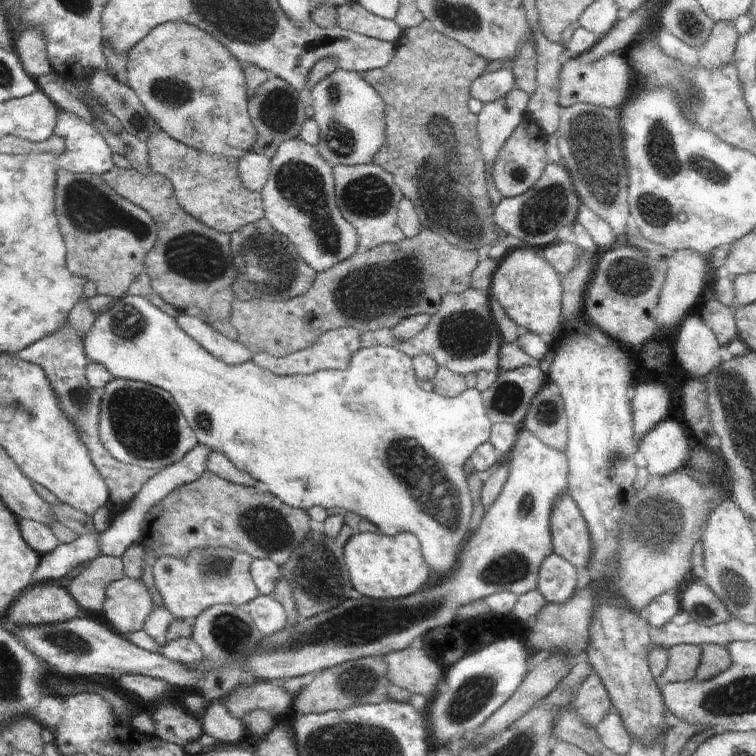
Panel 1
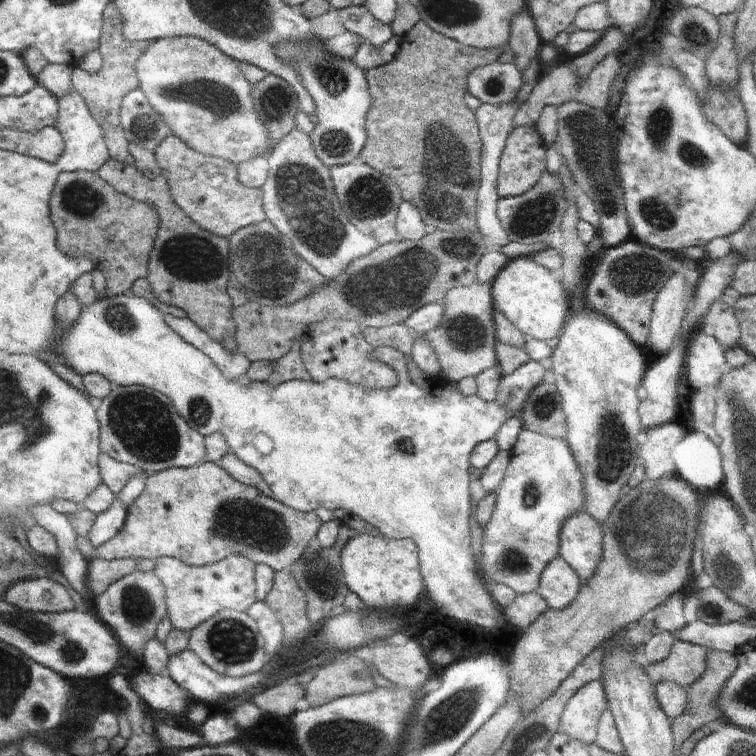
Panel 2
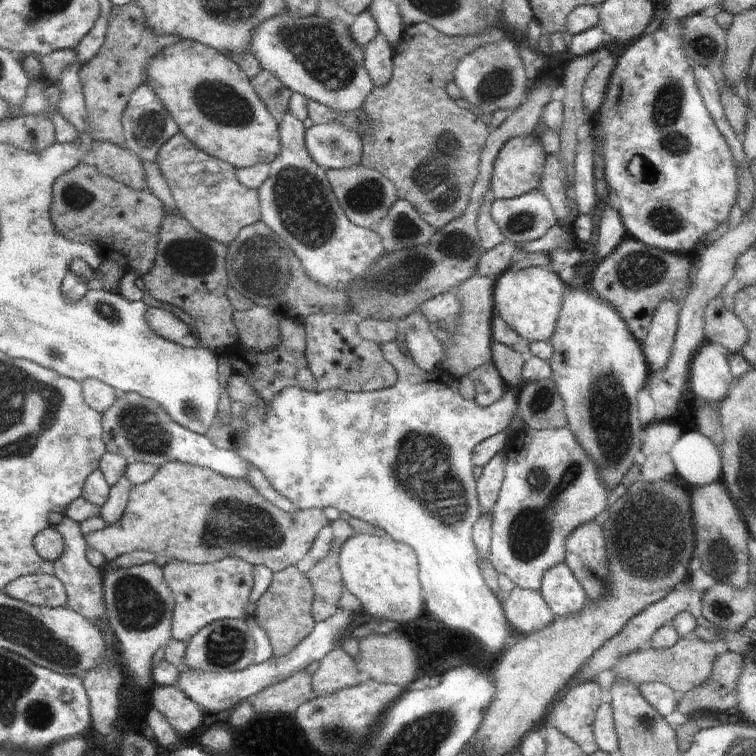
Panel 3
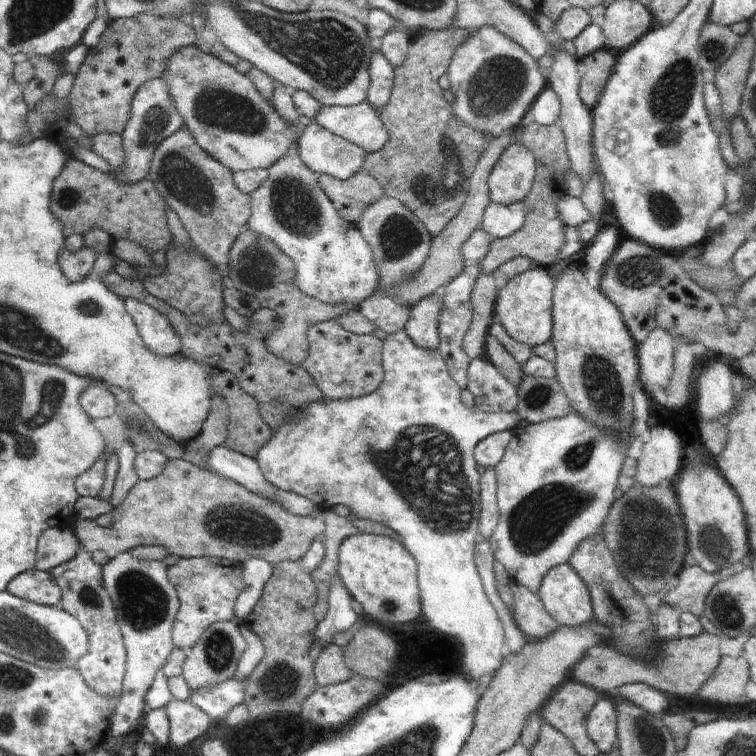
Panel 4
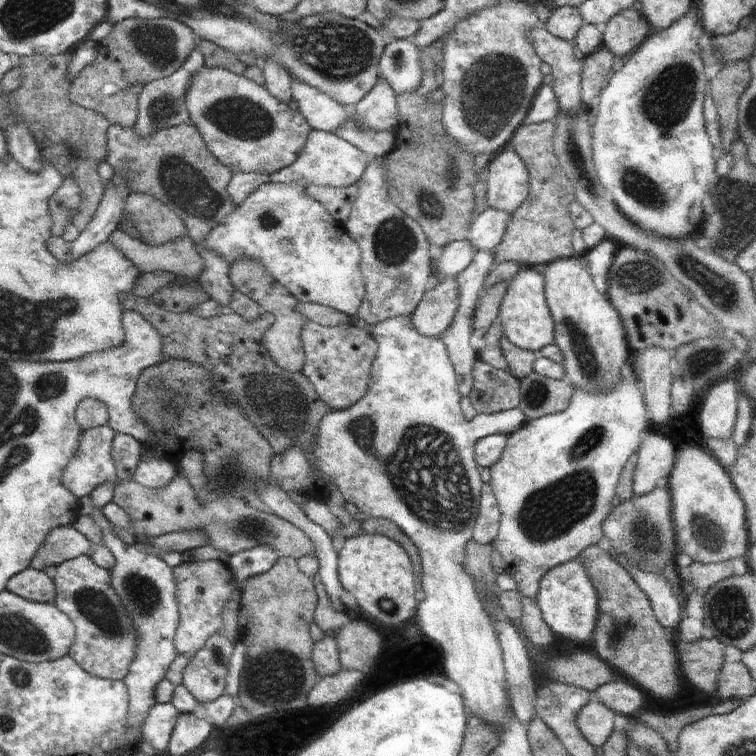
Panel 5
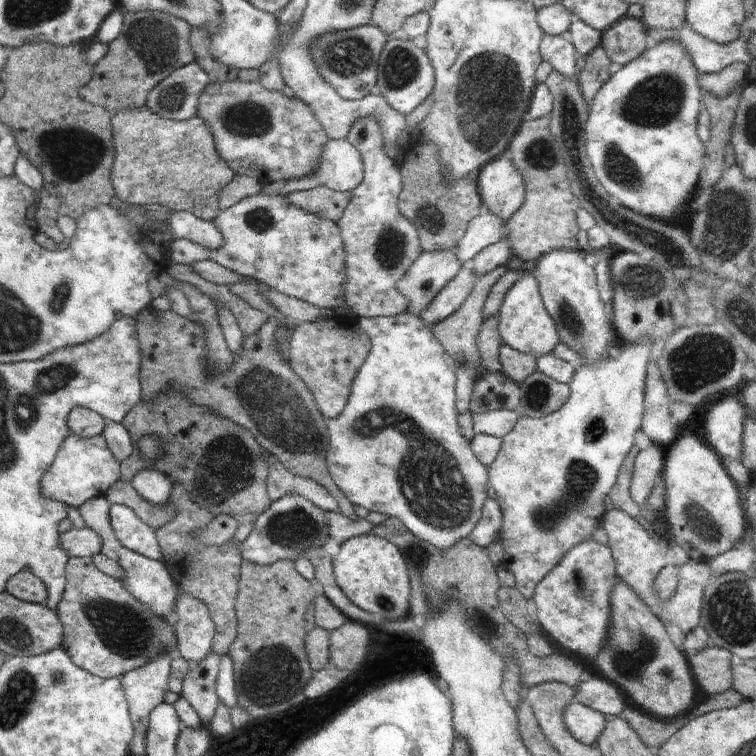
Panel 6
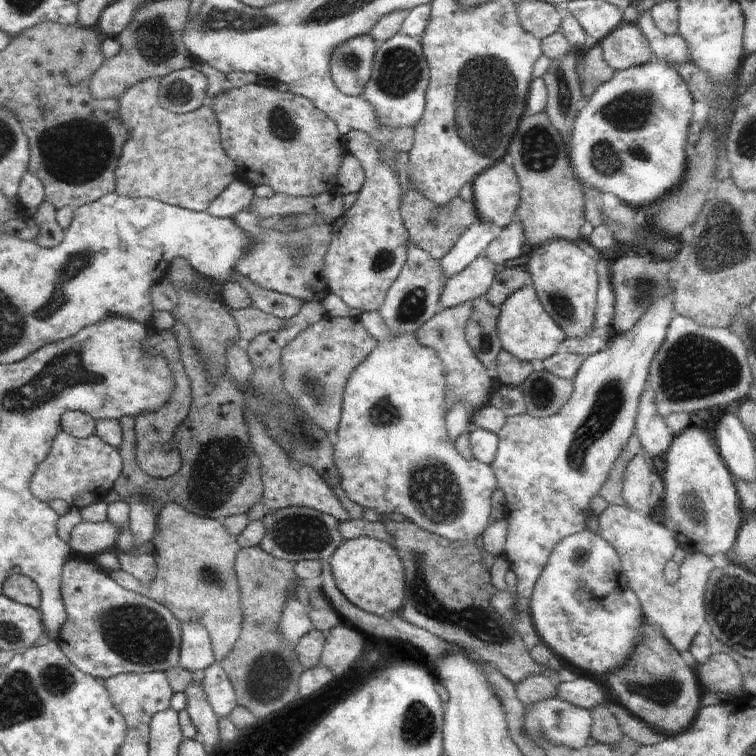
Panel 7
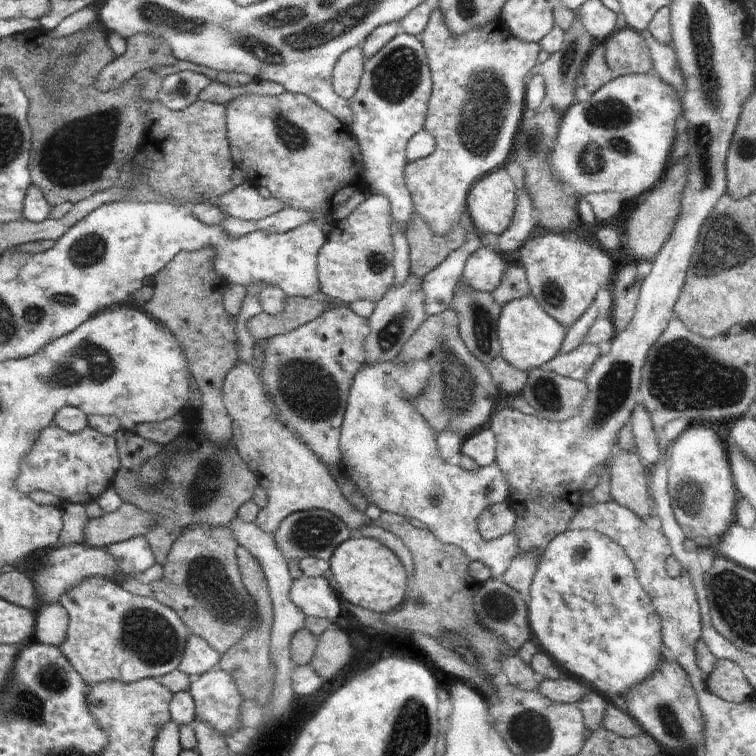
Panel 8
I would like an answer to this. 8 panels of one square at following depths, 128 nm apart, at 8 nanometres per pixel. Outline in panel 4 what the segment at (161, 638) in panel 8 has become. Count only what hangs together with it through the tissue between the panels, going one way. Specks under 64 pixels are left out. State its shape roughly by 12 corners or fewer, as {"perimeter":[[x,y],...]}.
{"perimeter":[[81,548],[50,574],[88,634],[76,662],[92,690],[121,694],[126,646],[102,566]]}

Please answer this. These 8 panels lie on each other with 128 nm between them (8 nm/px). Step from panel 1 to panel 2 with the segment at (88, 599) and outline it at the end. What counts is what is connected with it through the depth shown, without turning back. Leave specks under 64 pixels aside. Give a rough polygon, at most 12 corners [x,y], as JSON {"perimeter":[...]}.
{"perimeter":[[133,558],[89,560],[89,592],[108,585],[136,570]]}

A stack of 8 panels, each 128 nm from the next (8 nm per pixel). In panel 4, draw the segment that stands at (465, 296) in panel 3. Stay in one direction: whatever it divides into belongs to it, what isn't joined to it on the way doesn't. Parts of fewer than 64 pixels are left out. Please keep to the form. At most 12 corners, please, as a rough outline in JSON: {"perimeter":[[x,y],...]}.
{"perimeter":[[484,274],[474,288],[474,318],[464,336],[471,360],[485,357],[503,281]]}

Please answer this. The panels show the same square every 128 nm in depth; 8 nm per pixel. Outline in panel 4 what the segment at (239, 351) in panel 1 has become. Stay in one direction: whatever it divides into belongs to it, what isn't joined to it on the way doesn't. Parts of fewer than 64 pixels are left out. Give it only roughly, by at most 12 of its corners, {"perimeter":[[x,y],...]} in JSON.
{"perimeter":[[123,302],[152,356],[180,353],[180,338],[144,302]]}

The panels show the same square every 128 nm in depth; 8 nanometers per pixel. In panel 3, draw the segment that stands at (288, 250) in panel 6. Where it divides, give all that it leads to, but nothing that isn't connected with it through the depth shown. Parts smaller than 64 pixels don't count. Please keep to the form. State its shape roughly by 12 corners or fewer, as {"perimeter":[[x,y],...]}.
{"perimeter":[[288,110],[261,221],[346,292],[385,252],[347,219]]}

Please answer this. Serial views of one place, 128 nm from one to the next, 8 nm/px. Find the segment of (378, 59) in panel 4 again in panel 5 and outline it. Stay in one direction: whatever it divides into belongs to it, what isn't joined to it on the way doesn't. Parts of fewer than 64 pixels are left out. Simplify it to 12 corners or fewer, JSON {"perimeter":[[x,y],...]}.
{"perimeter":[[382,75],[351,107],[361,127],[394,132],[395,92]]}

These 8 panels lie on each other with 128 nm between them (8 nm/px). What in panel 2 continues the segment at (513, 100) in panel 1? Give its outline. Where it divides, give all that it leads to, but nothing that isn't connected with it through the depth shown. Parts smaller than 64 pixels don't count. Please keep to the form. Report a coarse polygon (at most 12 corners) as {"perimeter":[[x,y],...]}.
{"perimeter":[[518,101],[474,110],[482,143],[477,225],[488,242],[511,240],[497,215],[497,178]]}

